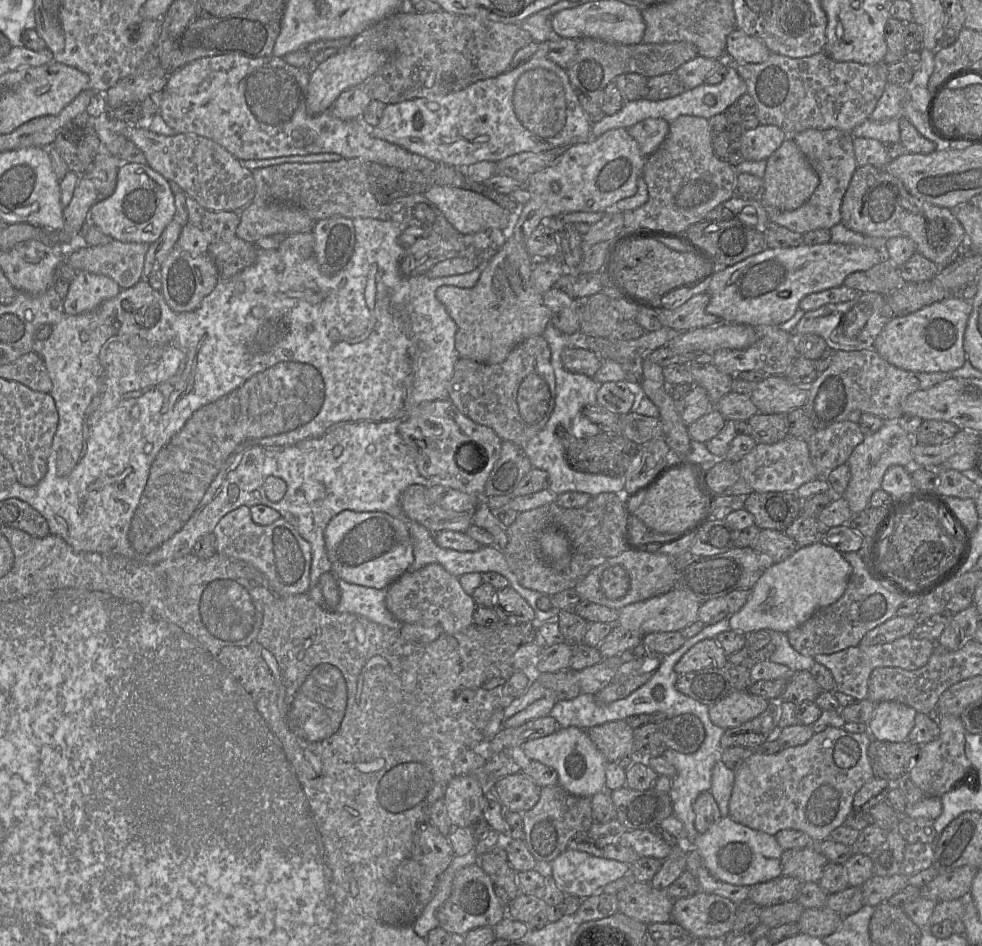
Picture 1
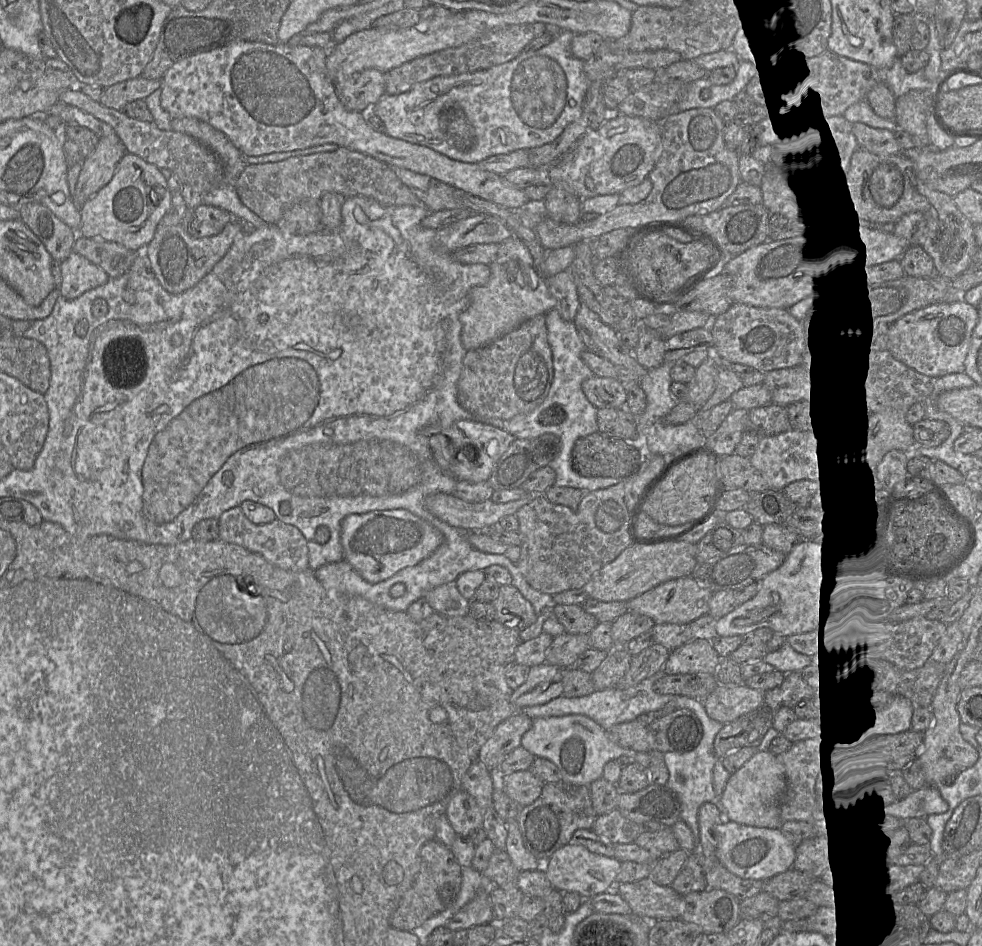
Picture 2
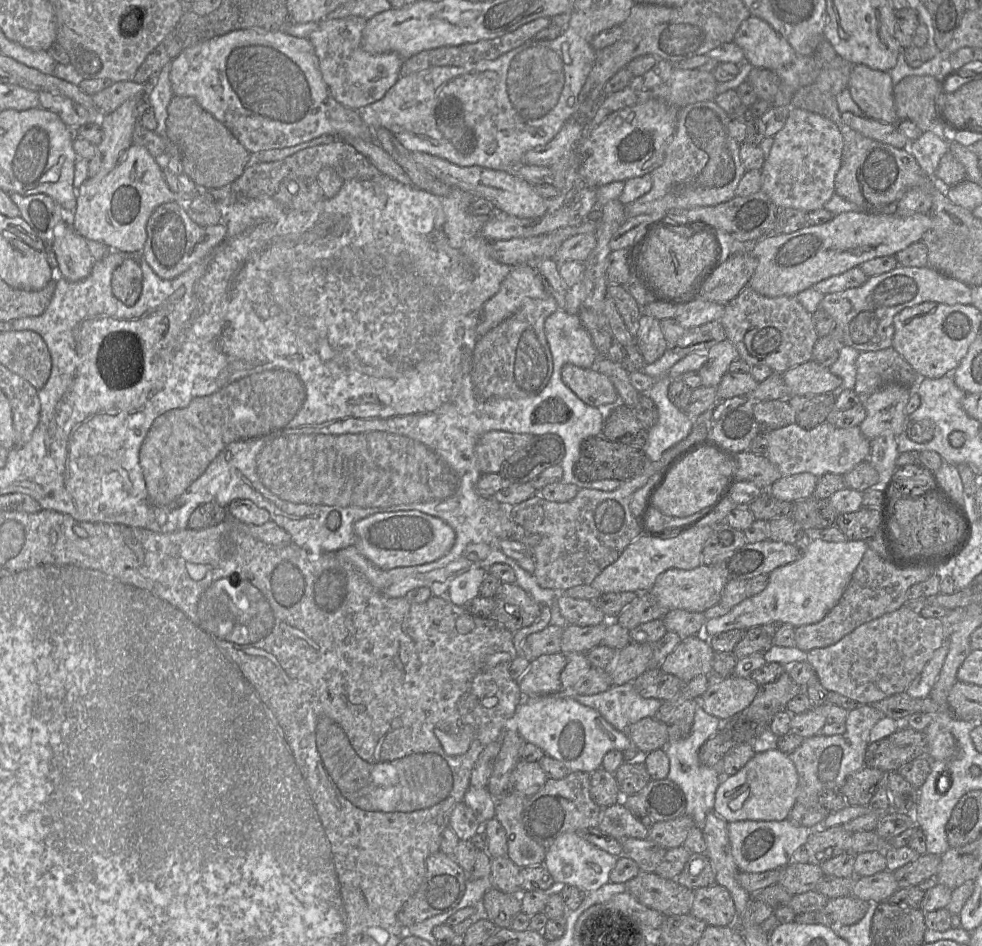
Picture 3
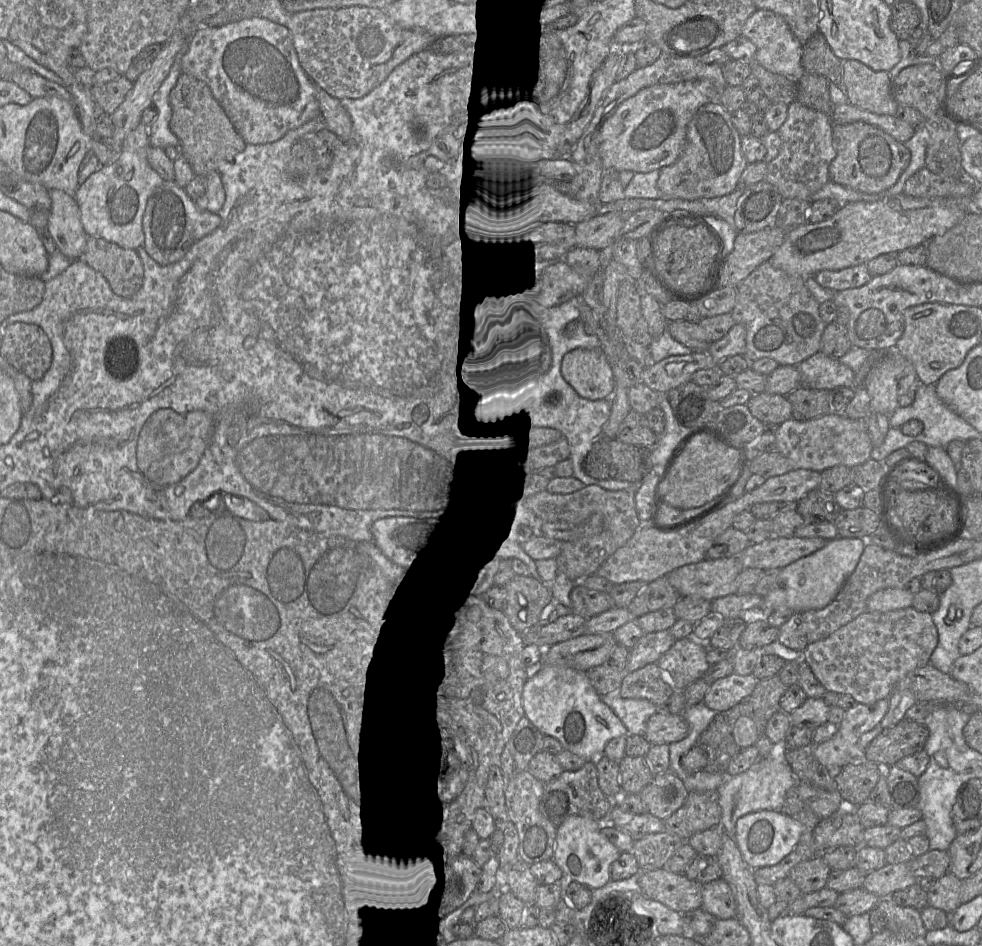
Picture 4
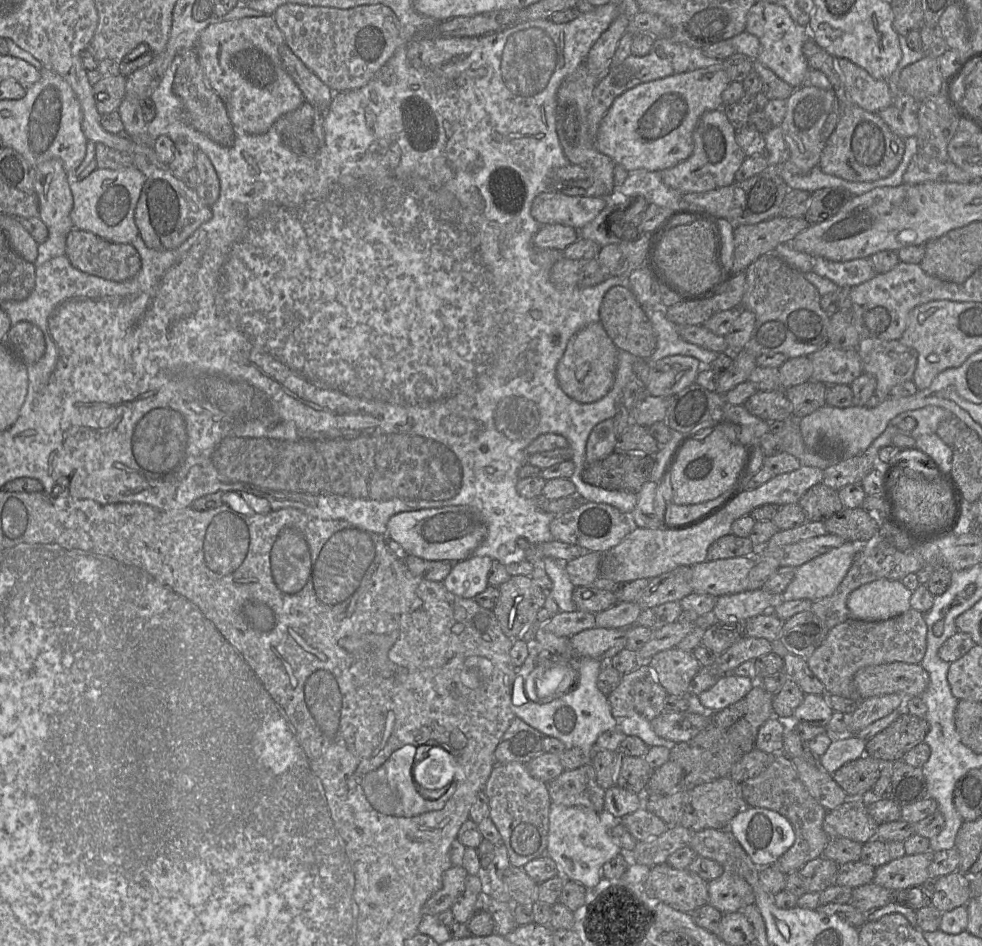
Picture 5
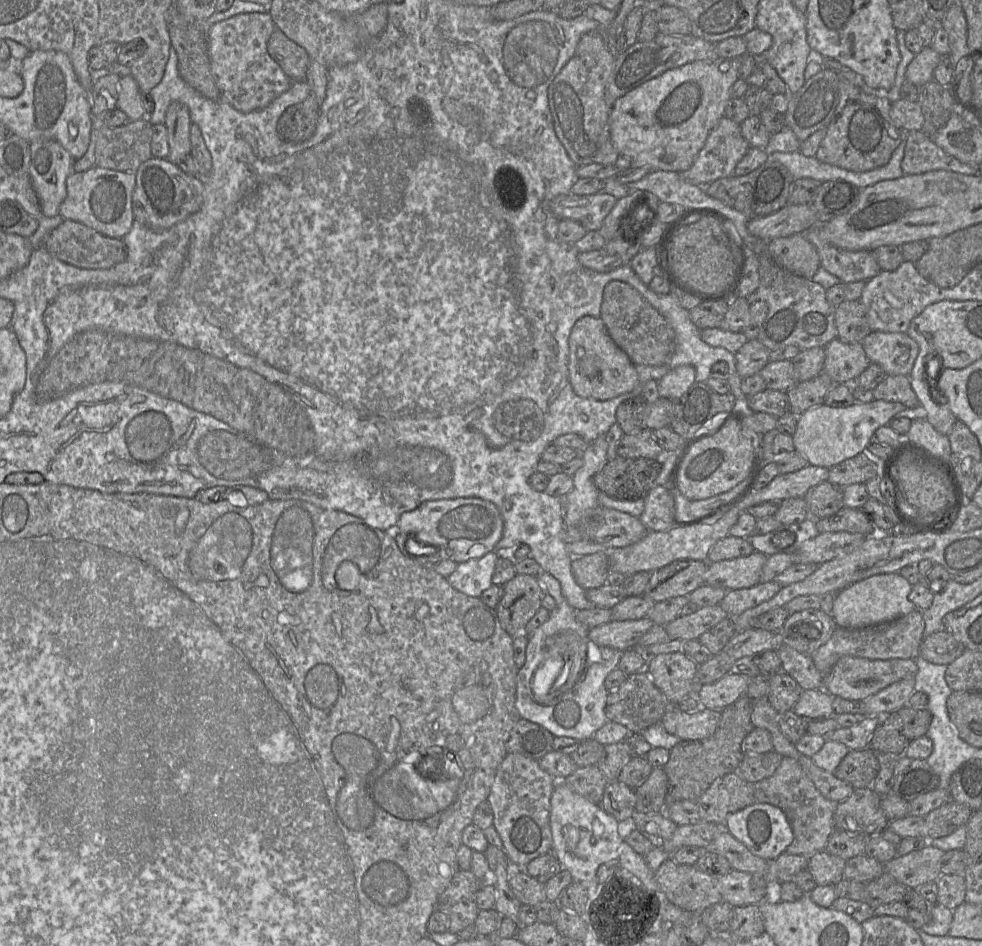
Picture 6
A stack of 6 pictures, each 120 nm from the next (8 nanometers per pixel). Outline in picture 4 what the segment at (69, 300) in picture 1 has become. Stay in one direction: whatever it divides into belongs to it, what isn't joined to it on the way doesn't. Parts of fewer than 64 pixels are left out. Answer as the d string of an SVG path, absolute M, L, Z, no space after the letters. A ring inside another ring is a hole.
M50 189L51 211L49 231L59 252L71 261L80 259L86 245L87 234L80 221L75 197L59 189Z

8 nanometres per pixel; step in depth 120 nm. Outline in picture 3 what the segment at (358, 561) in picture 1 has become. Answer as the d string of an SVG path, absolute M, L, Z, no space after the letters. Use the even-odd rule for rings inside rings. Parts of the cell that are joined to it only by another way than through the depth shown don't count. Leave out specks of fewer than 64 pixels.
M419 511L376 513L354 524L360 553L383 570L422 565L446 555L456 539L455 531L438 517Z

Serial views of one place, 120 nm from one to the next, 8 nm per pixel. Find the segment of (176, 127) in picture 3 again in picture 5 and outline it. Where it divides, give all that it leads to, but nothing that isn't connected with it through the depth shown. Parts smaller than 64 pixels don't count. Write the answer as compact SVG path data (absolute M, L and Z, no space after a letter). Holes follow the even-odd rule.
M195 48L182 51L182 61L177 68L172 90L182 103L185 120L197 131L215 143L231 147L235 141L235 129L219 95L208 85Z

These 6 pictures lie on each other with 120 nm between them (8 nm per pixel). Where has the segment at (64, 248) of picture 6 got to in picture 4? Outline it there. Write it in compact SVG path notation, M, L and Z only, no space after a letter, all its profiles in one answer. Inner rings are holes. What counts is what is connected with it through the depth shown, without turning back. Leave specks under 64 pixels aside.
M87 235L85 249L80 259L95 271L101 273L112 291L123 298L133 297L142 287L144 268L135 249L122 248L100 237Z

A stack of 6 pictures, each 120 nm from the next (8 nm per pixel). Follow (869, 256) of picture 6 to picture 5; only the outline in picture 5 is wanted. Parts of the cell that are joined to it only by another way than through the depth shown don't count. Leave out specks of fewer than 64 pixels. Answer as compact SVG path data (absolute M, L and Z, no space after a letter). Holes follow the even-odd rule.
M816 257L813 272L833 281L839 287L854 287L877 275L870 257L849 261L831 261Z

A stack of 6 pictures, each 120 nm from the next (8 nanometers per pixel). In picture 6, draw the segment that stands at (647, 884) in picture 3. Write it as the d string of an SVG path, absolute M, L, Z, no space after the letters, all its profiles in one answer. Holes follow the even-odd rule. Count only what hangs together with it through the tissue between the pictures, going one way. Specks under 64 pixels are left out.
M669 858L654 873L654 879L667 900L685 912L699 913L723 901L717 879L695 865L681 865Z

